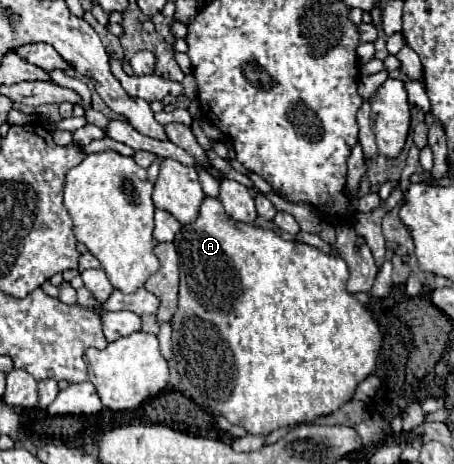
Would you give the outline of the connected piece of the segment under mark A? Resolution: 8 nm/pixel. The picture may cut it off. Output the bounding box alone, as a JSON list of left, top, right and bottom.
[173,197,381,435]

